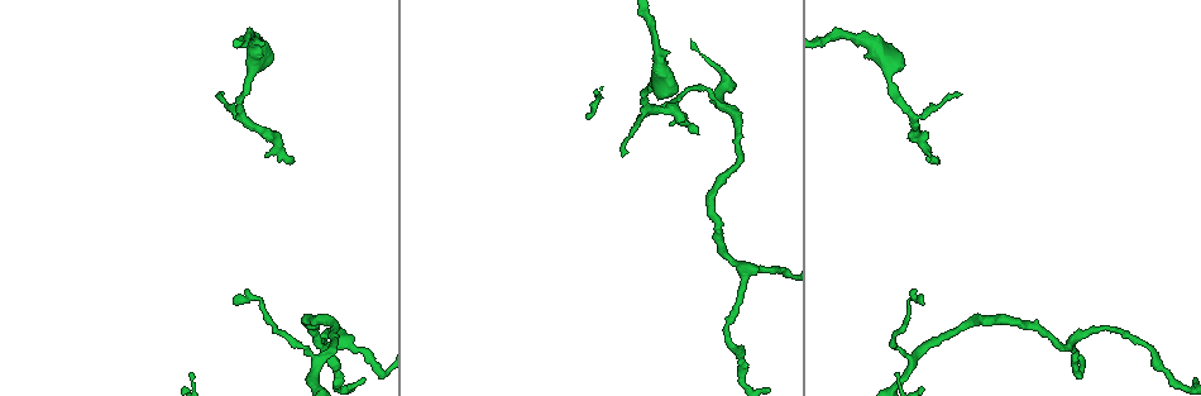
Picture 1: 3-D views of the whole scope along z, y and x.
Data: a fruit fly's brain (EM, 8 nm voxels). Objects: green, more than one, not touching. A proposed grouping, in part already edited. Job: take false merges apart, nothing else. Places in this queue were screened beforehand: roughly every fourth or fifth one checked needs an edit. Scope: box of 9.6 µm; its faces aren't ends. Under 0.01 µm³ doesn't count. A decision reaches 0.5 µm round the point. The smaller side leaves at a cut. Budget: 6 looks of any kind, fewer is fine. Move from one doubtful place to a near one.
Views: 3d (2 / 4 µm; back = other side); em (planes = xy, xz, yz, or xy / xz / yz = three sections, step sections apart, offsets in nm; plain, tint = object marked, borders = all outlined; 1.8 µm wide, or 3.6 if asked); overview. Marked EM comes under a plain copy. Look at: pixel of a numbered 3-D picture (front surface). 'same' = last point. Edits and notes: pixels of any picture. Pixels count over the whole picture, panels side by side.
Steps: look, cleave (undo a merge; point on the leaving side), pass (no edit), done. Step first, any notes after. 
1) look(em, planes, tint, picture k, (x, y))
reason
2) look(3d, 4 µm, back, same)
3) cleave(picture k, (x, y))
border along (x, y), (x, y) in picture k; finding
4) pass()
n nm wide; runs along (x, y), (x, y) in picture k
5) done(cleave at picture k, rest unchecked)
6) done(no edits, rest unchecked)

look(3d, 2 µm, picture 1, (871, 41))
sudden change in width

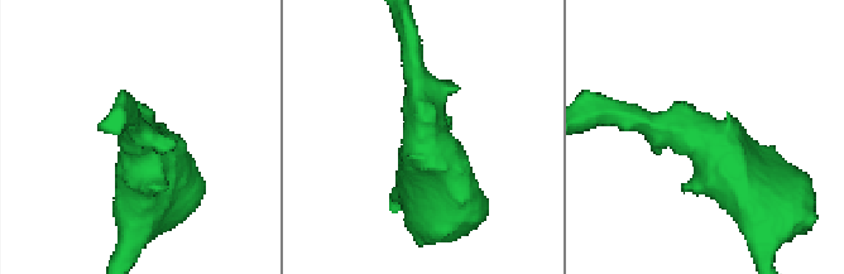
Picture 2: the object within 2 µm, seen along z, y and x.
look(em, planes, tint, picture 2, (421, 126))
arms of 180, 420 nm; now the EM

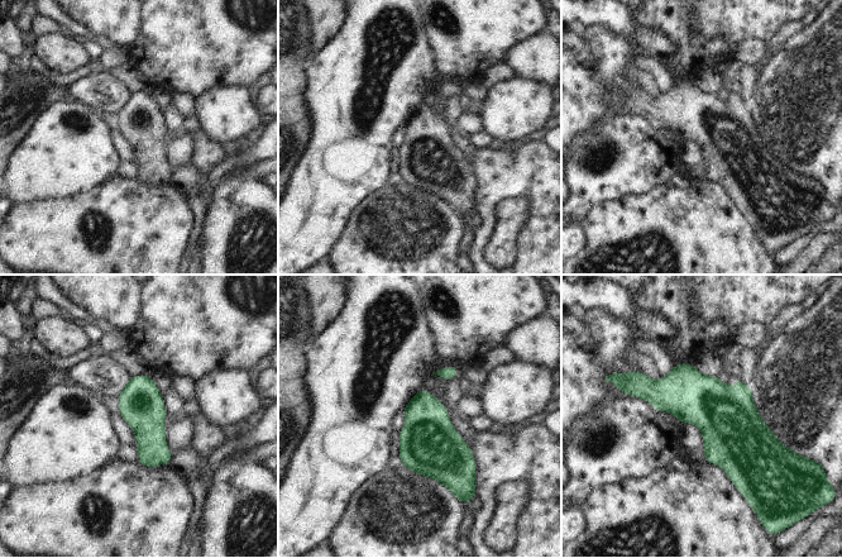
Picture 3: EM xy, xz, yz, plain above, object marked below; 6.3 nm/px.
pass()
one neuron here

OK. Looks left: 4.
look(em, planes, tint, picture 1, (645, 108))
sharp bend

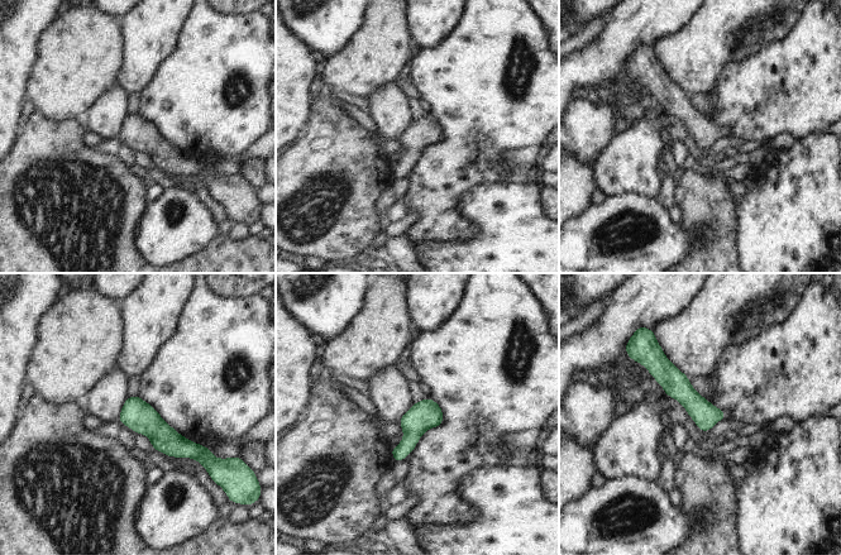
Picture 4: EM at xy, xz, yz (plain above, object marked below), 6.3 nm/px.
pass()
runs along (653, 357), (707, 415), (724, 415) in picture 4; all the same neuron

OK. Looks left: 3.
look(em, 3.6 µm, xy, step 16, tint, picture 1, (319, 363))
abrupt turn

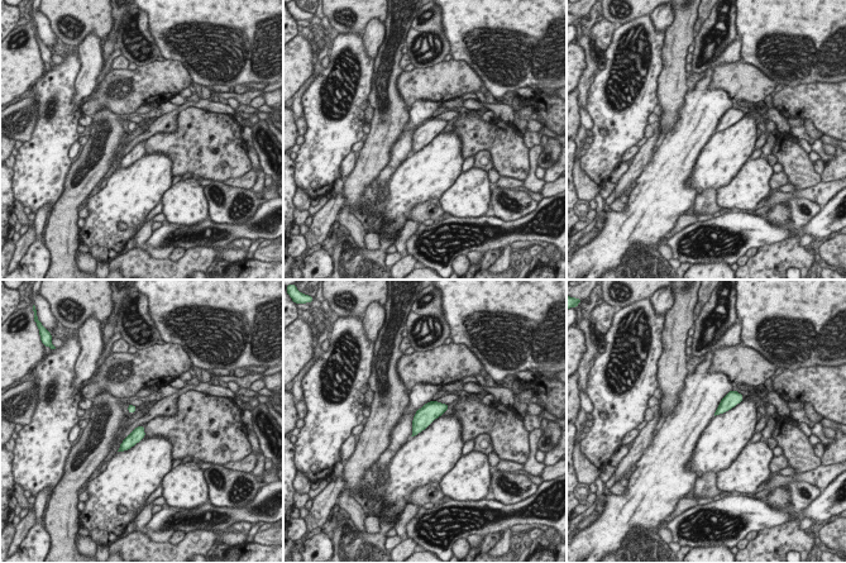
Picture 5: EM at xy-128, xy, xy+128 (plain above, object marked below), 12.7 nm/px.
pass()
one neuron here

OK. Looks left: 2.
done(no edits, rest unchecked)

